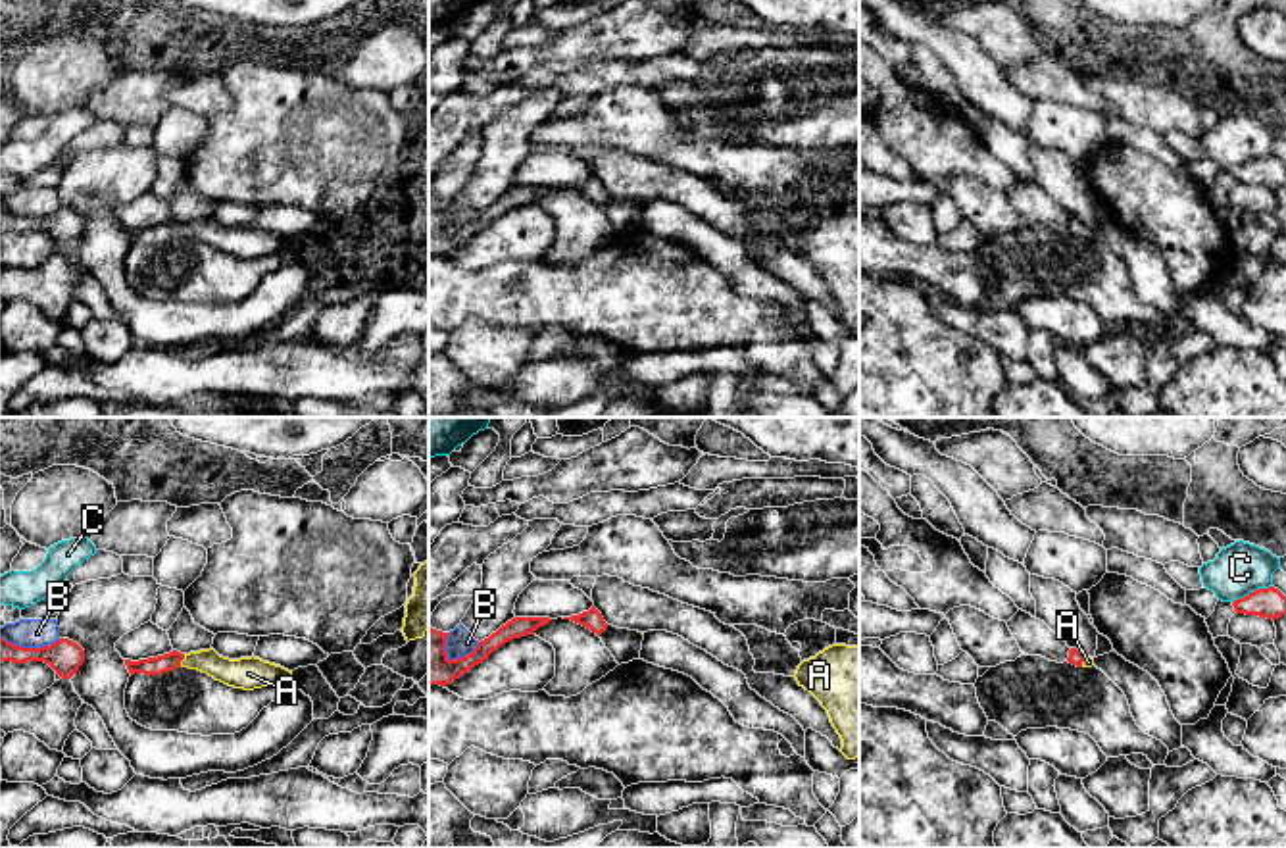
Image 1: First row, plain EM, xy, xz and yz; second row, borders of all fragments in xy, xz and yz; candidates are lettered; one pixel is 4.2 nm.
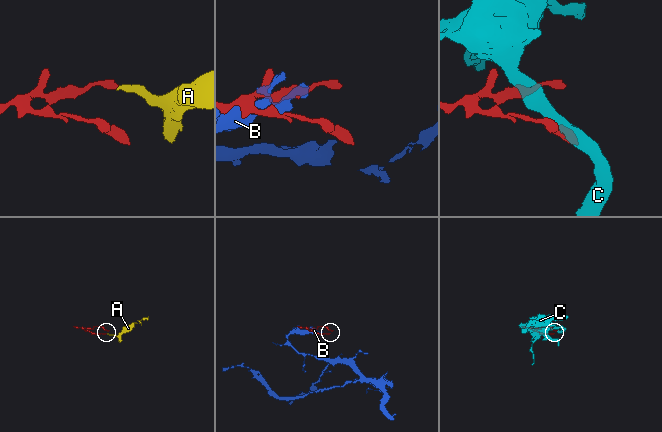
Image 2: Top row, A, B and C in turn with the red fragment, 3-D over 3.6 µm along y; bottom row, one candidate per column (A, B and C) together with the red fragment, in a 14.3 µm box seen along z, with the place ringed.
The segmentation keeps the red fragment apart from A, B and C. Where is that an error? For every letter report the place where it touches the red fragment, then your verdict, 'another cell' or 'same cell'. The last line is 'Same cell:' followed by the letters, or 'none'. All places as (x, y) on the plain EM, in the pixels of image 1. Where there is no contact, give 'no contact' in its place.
A: xy (183, 227) | same cell
B: xz (464, 225) | another cell
C: yz (1254, 160) | another cell
Same cell: A

